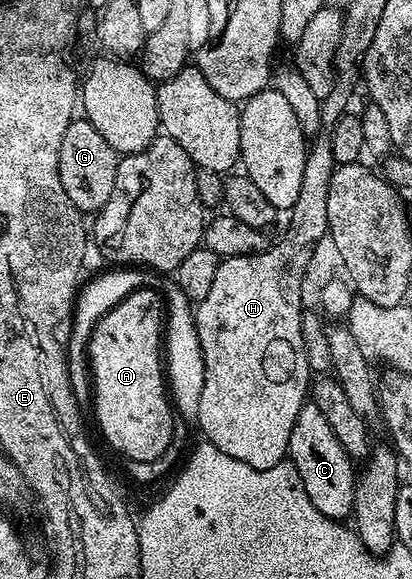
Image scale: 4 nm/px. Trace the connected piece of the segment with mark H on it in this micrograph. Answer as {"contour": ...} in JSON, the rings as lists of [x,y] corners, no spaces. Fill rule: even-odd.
{"contour":[[[331,135],[315,137],[304,154],[302,190],[290,210],[292,221],[284,237],[264,252],[221,259],[210,294],[199,300],[194,308],[205,360],[205,385],[196,420],[207,443],[218,446],[218,450],[230,454],[230,458],[238,458],[238,462],[246,462],[246,466],[269,468],[287,457],[294,418],[298,418],[298,410],[310,392],[310,369],[302,342],[300,287],[315,243],[328,235],[326,194],[330,194],[330,178],[336,166]]]}

